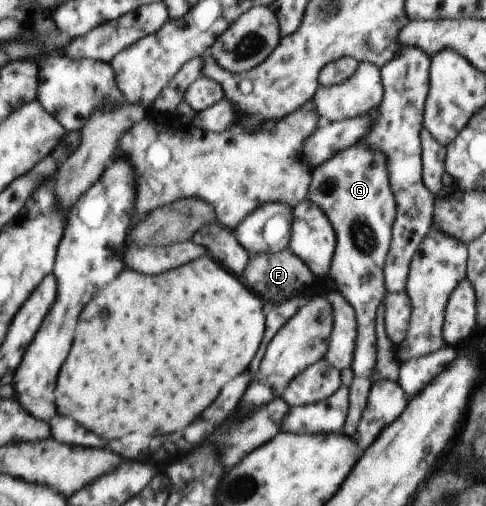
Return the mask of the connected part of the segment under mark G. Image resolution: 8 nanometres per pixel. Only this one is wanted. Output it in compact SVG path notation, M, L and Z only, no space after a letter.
M357 145L345 148L331 160L314 167L311 178L306 199L313 205L321 205L328 220L333 221L332 228L337 229L337 253L333 252L328 275L334 282L335 291L347 299L356 314L357 344L351 365L353 379L348 387L348 410L342 427L342 433L353 437L366 407L375 369L375 317L387 295L382 269L391 239L395 202L388 186L385 156L377 150Z

